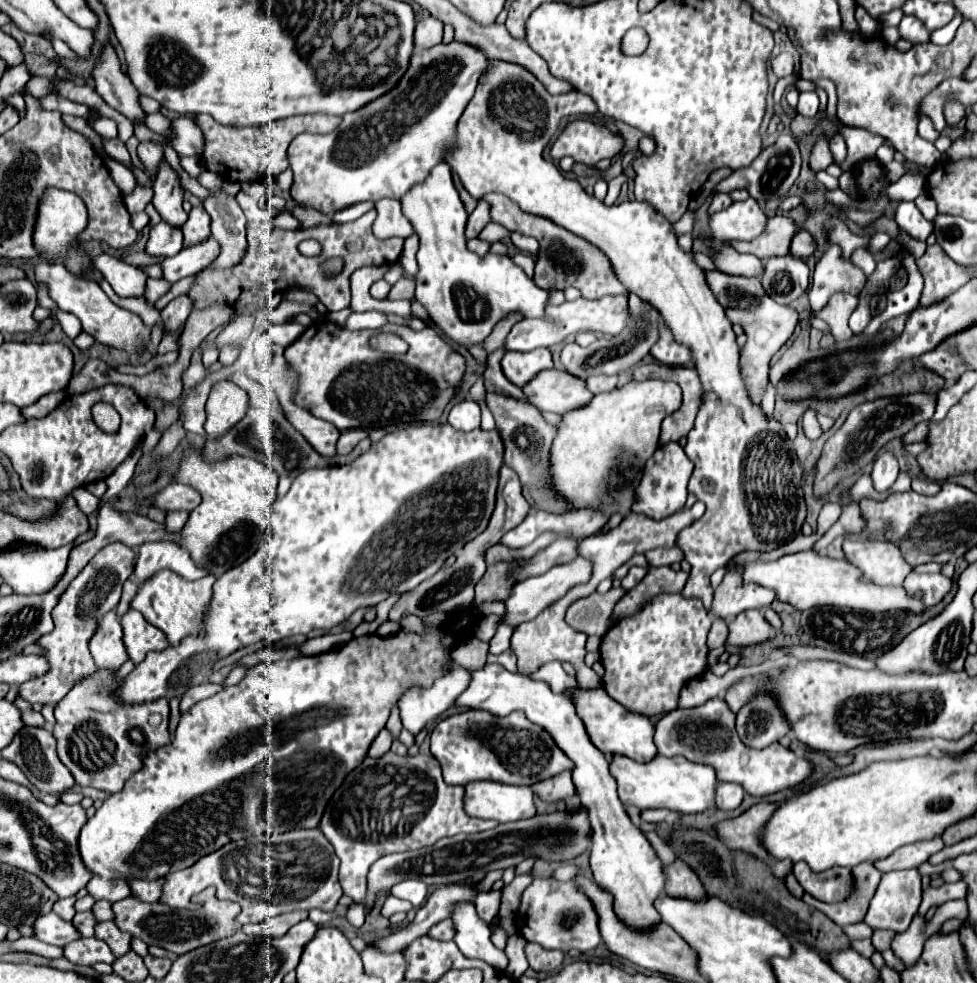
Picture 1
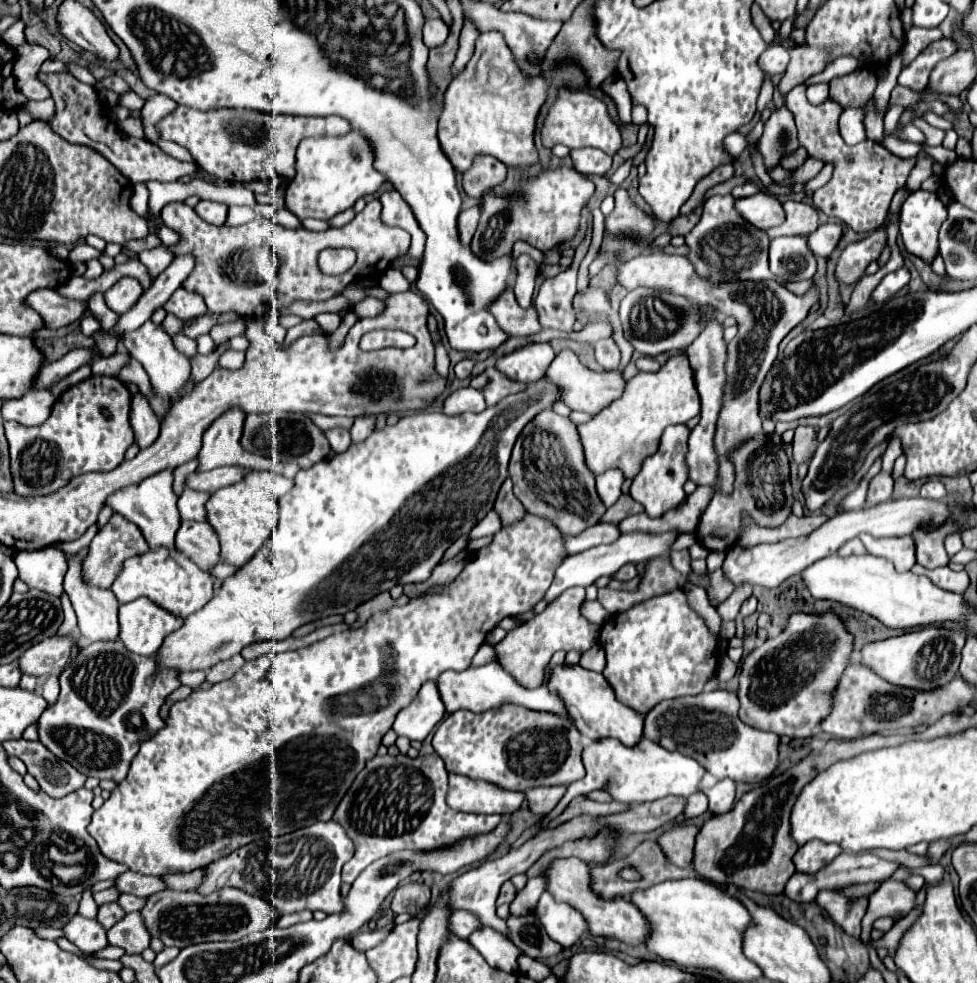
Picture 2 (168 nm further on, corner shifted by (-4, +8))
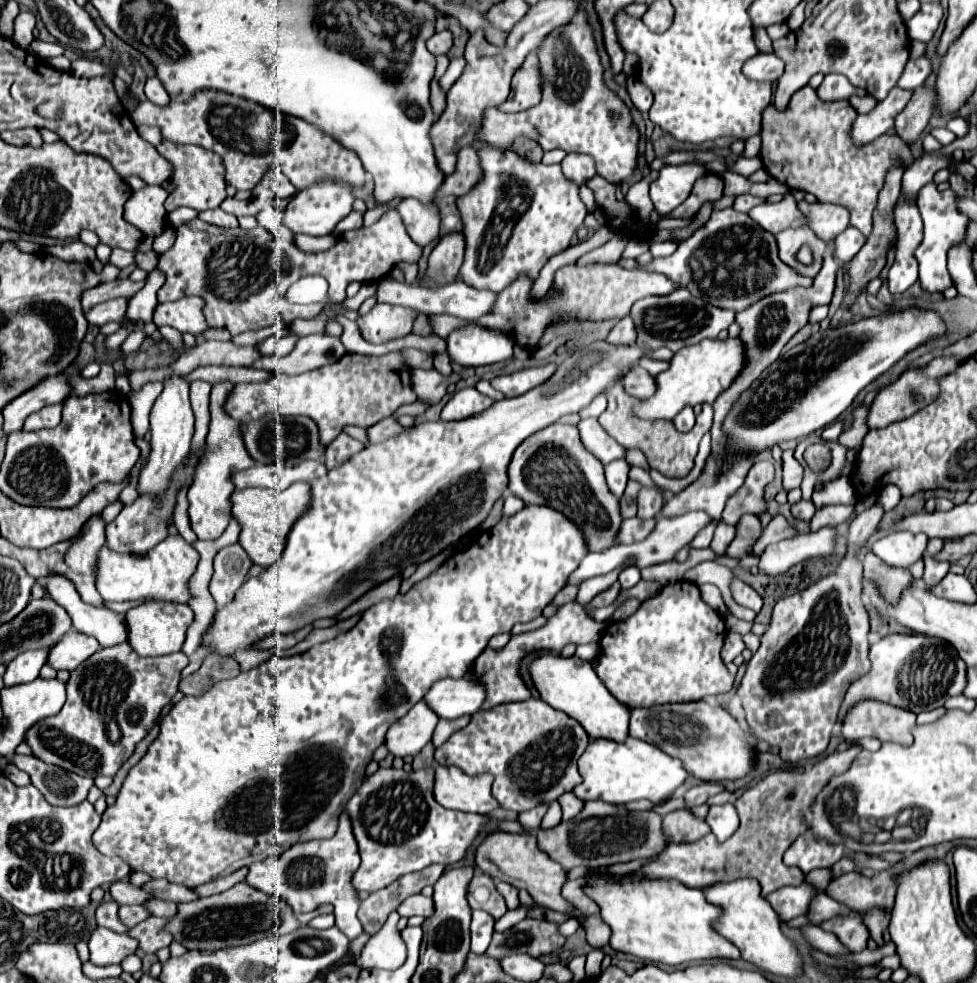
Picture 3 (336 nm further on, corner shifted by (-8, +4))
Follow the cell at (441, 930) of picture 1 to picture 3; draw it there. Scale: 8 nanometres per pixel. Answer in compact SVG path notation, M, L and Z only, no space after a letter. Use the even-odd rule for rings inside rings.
M474 911L472 915L472 951L484 953L492 941L494 933L494 919L486 911Z

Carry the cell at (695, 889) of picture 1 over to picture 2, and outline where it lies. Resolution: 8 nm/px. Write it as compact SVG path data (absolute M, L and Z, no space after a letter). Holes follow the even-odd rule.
M672 827L658 837L658 845L670 863L678 867L686 867L694 855L694 839L698 835L698 827Z

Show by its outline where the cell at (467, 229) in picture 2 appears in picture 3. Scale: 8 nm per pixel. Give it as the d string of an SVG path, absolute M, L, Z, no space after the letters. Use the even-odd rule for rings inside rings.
M462 231L446 233L430 253L428 271L426 271L428 279L434 283L454 281L464 263L464 247L466 239Z

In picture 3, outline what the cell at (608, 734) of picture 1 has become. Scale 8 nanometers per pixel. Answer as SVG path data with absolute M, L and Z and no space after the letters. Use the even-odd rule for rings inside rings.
M544 655L530 665L530 675L536 689L540 691L542 701L576 719L586 729L590 739L604 737L618 743L626 741L630 725L630 707L618 703L618 699L610 695L604 683L600 683L600 677L596 675L592 663L582 661L578 657L564 659L560 655Z

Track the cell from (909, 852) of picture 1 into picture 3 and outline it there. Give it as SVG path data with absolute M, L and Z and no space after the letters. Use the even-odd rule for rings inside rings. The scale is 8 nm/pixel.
M804 881L796 887L780 887L780 891L774 891L774 895L768 895L766 899L782 921L790 921L798 915L808 913L808 907L818 893L818 887Z

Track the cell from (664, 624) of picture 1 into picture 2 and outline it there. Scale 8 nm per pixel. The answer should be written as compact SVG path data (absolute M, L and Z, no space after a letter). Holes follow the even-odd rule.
M676 589L660 597L648 599L644 603L638 603L636 607L630 607L624 613L610 617L602 625L600 645L606 651L606 667L602 675L614 689L616 699L642 715L664 699L702 693L704 685L716 677L718 641L706 627L706 621L688 605L684 589Z

